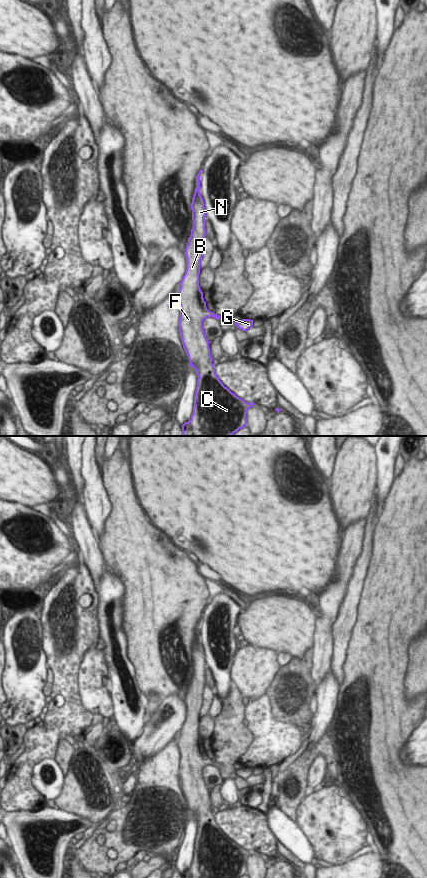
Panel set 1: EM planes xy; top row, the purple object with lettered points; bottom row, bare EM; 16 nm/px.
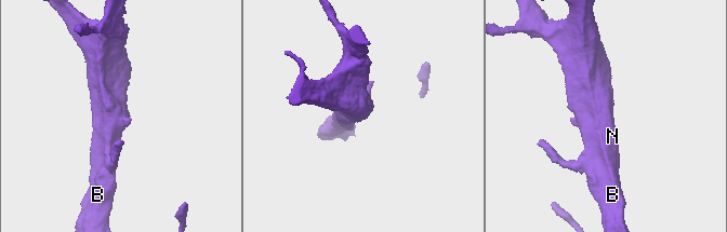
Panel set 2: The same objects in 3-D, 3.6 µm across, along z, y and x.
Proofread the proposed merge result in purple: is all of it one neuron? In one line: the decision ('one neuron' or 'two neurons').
one neuron

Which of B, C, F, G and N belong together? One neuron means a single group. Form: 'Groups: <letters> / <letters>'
Groups: B C F G N

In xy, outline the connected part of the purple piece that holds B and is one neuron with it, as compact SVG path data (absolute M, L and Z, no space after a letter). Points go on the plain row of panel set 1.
M202 617L196 624L196 636L192 646L191 658L193 674L191 683L185 696L186 719L181 728L177 746L180 753L179 781L183 796L189 807L189 814L193 815L197 821L197 834L194 843L194 854L191 867L185 870L182 878L239 878L247 872L246 861L254 851L247 851L237 845L217 825L212 805L210 803L209 789L207 788L202 770L207 765L219 768L221 764L209 759L203 746L203 740L199 734L200 709L203 704L203 691L206 683L204 665L204 648L200 643L200 624Z

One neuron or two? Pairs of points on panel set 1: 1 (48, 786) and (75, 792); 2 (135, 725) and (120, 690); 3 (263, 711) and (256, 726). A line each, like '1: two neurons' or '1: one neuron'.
1: two neurons
2: one neuron
3: one neuron

